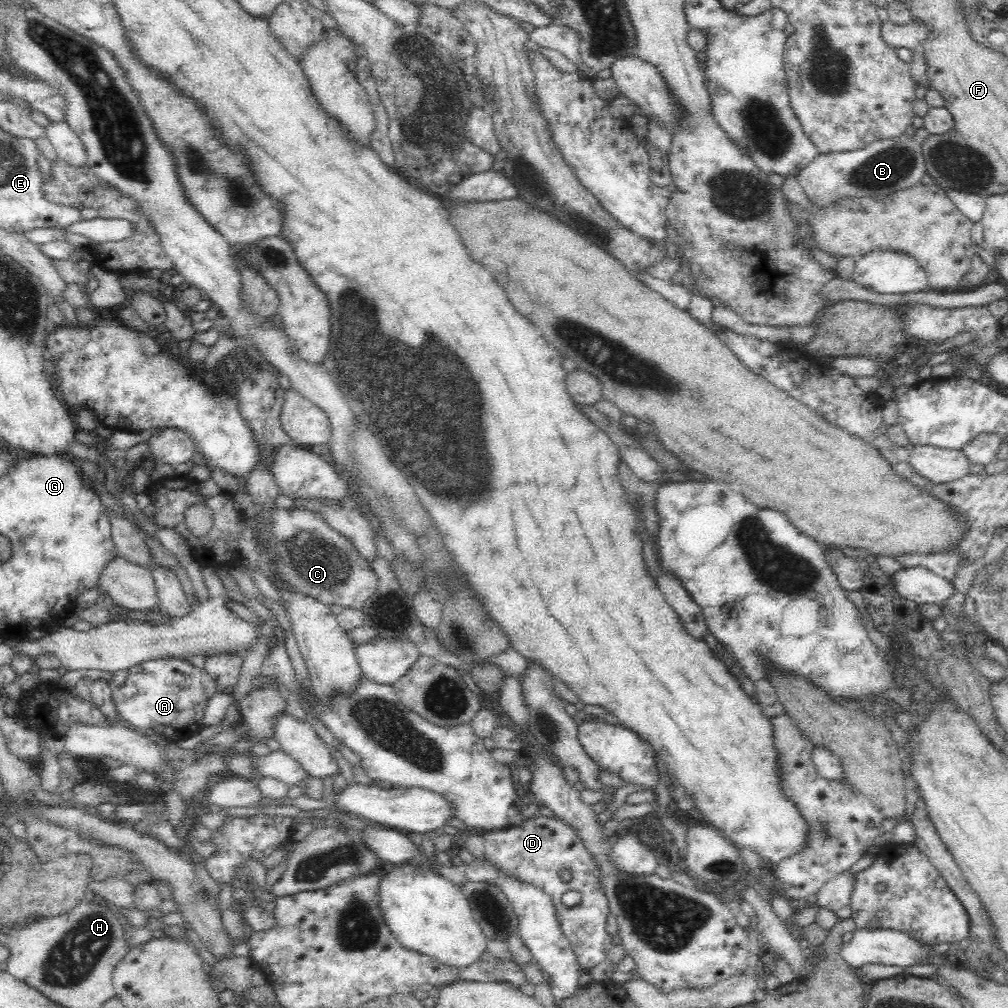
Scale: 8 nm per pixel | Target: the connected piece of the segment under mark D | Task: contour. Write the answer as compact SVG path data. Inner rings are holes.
M544 814L531 817L518 826L485 831L482 835L485 840L484 858L490 861L490 865L504 871L517 882L536 886L550 896L561 931L572 945L578 964L589 970L600 964L612 947L612 936L606 932L606 922L610 915L608 901L601 888L598 865L572 828L564 821ZM562 869L570 871L569 882L561 879ZM569 891L581 894L578 905L569 907L560 901L562 895Z

